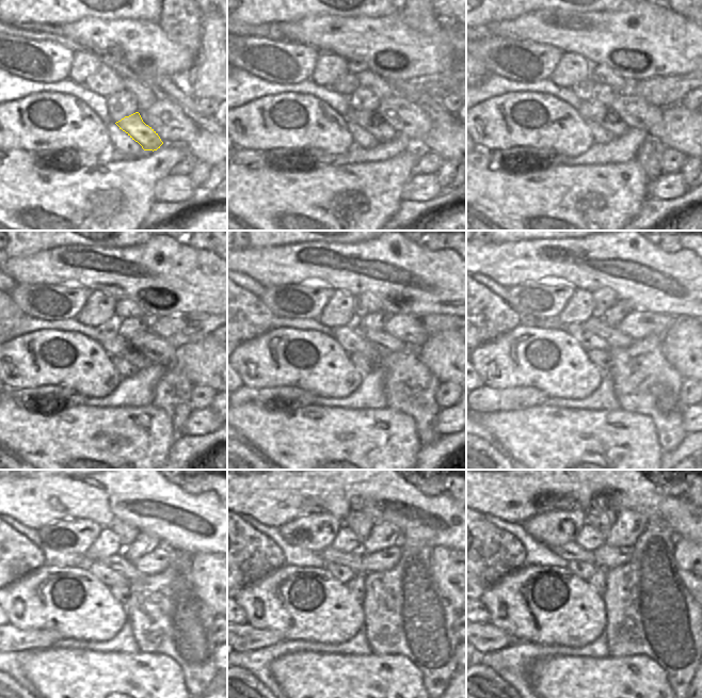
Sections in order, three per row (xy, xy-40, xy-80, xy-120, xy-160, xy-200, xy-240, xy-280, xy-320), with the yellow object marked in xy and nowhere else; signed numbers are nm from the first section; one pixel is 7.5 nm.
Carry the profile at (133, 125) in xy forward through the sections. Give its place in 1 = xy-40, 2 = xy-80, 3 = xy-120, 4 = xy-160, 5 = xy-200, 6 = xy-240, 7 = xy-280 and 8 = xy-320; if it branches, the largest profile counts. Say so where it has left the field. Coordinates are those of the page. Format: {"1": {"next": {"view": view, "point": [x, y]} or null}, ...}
{"1": {"next": {"view": "xy-40", "point": [371, 122]}}, "2": {"next": {"view": "xy-80", "point": [605, 116]}}, "3": {"next": {"view": "xy-120", "point": [115, 346]}}, "4": {"next": {"view": "xy-160", "point": [351, 343]}}, "5": {"next": {"view": "xy-200", "point": [588, 340]}}, "6": {"next": {"view": "xy-240", "point": [110, 577]}}, "7": {"next": {"view": "xy-280", "point": [344, 574]}}, "8": {"next": {"view": "xy-320", "point": [584, 570]}}}

